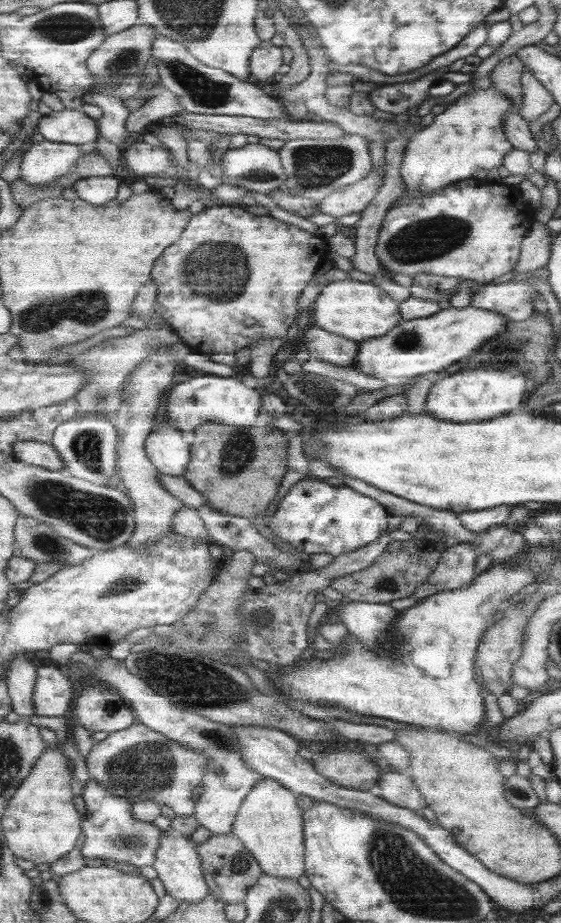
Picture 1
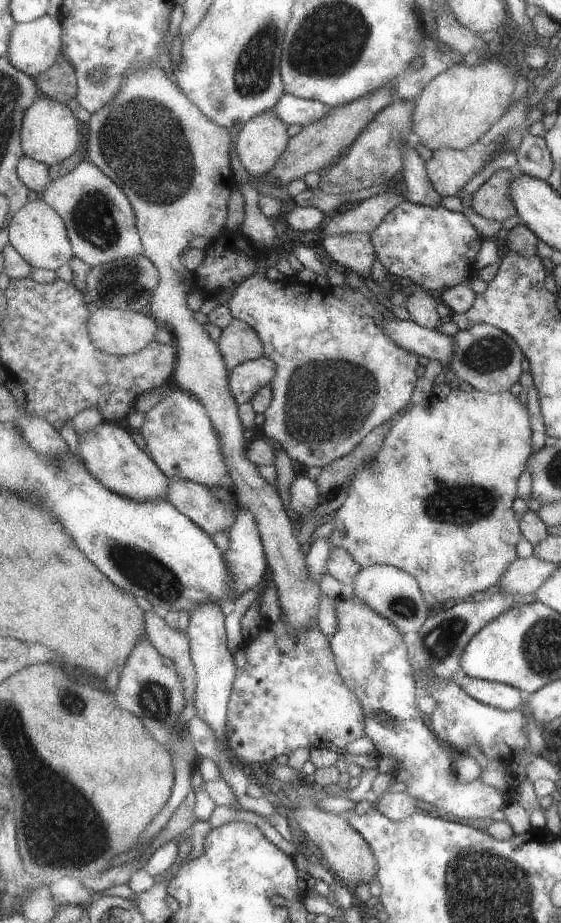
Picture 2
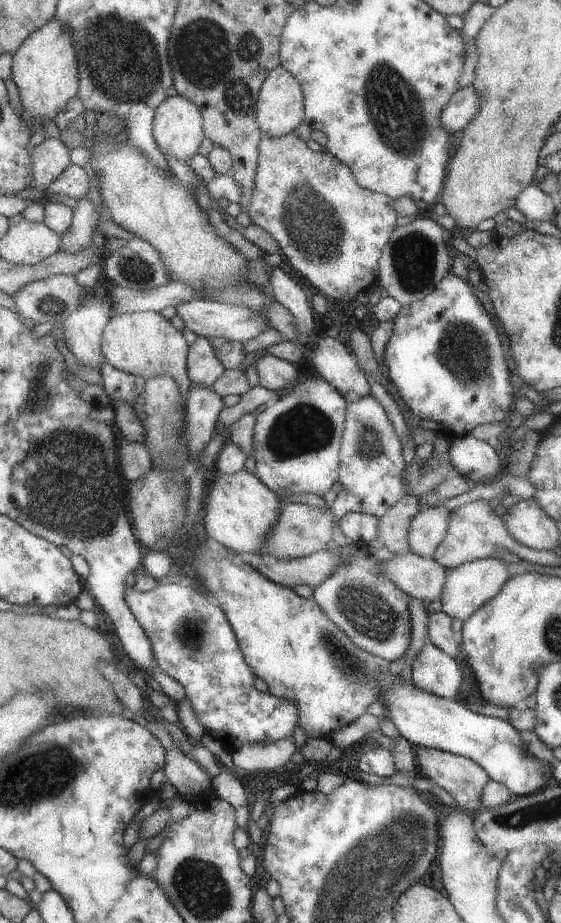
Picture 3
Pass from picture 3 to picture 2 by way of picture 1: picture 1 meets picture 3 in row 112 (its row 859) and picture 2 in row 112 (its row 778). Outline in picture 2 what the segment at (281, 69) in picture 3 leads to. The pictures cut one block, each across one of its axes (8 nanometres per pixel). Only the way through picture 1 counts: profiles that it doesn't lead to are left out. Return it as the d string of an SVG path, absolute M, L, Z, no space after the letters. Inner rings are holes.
M271 111L253 117L235 137L237 154L251 176L258 179L269 176L290 141L288 124Z

